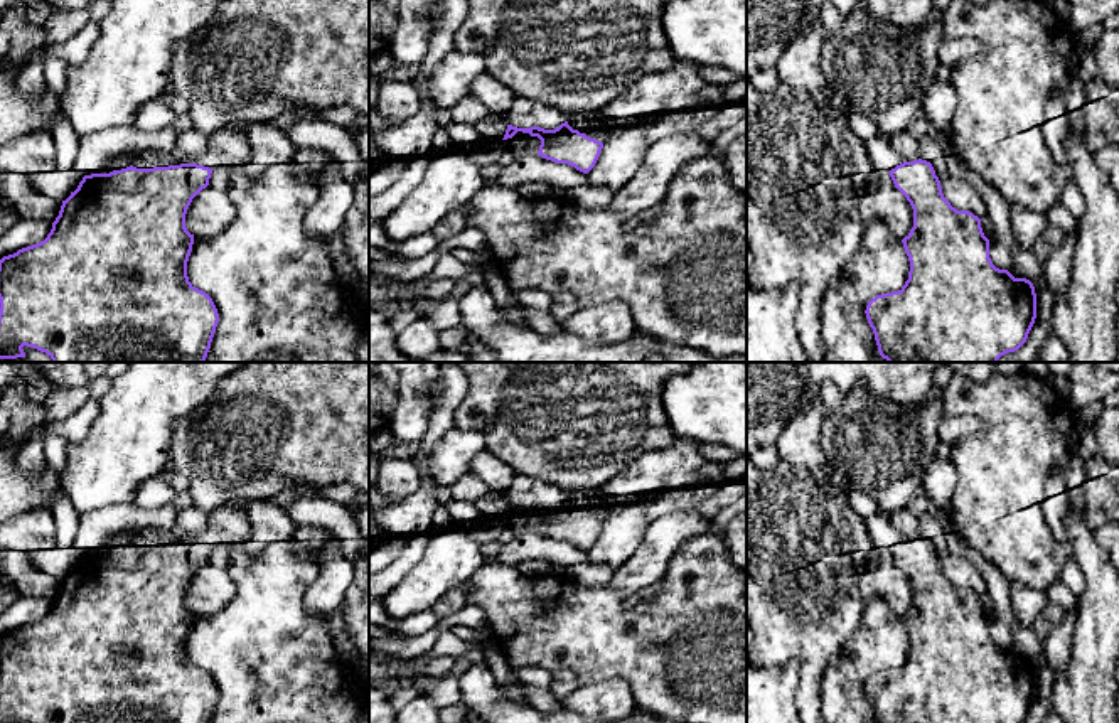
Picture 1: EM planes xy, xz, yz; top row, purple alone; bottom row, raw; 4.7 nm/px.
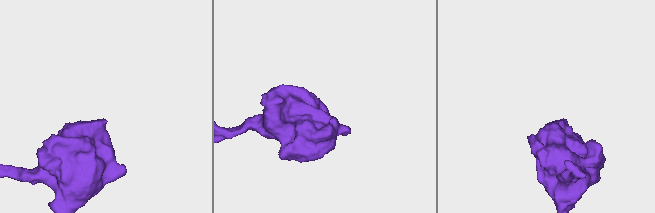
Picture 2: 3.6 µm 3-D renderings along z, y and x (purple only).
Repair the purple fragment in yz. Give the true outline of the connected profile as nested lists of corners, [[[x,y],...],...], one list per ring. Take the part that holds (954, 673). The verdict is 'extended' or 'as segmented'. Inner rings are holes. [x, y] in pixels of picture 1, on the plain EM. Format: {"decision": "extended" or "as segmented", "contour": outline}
{"decision": "extended", "contour": [[[873,514],[865,522],[873,546],[886,548],[913,586],[913,605],[902,617],[910,639],[908,657],[898,669],[871,676],[865,688],[876,723],[1023,723],[1036,696],[1033,661],[993,642],[981,597],[950,583],[930,539],[905,539],[886,514]]]}

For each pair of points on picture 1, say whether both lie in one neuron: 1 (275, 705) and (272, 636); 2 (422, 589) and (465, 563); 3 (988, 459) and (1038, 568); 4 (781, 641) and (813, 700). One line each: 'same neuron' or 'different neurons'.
1: same neuron
2: same neuron
3: same neuron
4: same neuron

